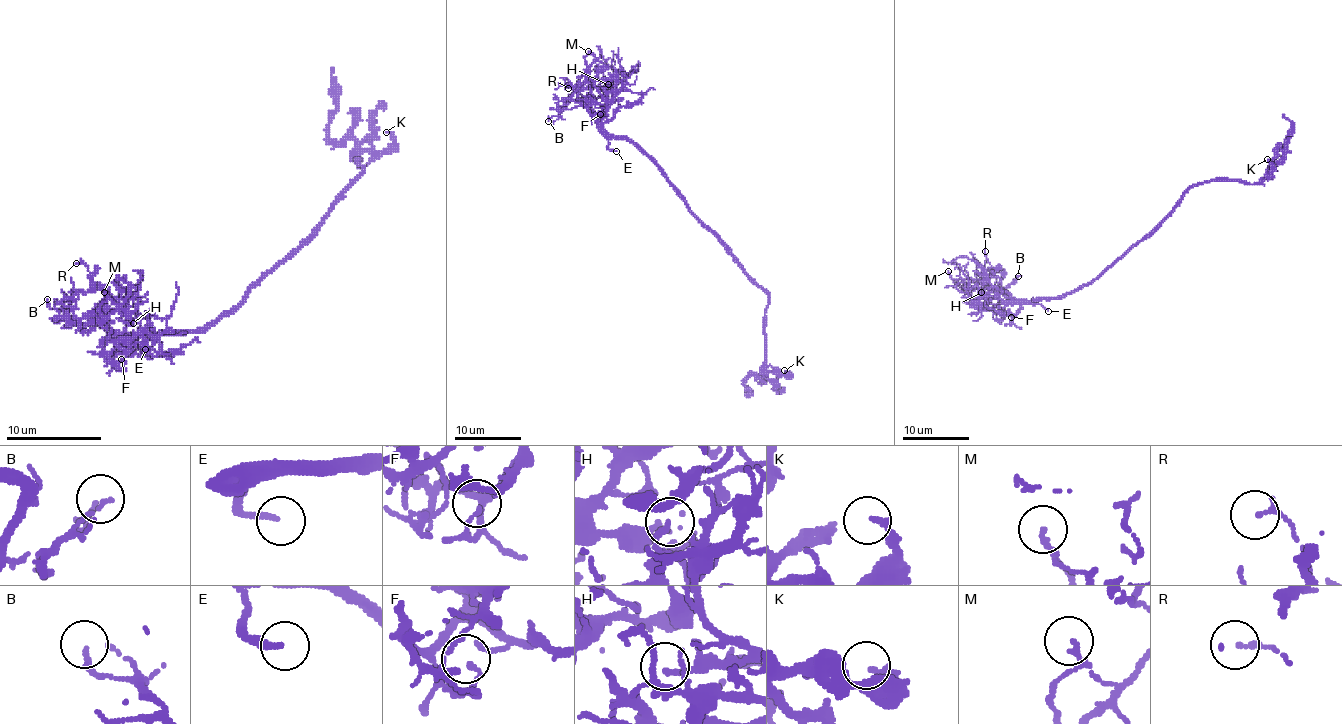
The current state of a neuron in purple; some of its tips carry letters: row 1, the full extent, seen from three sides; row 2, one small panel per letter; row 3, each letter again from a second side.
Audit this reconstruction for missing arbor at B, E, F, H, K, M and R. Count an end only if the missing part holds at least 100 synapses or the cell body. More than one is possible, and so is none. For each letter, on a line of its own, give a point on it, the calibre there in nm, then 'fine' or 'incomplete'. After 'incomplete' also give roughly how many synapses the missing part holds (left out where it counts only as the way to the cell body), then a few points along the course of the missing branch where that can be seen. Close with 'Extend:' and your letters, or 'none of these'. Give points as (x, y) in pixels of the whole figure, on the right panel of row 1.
B: at (1018, 276); 150 nm thick; fine
E: at (1048, 311); 200 nm thick; incomplete; missing branch runs (1048, 311), (1063, 317), (1088, 304), (1178, 214), (1198, 207), (1287, 217), (1334, 207)
F: at (1011, 317); 110 nm thick; fine
H: at (981, 292); 170 nm thick; fine
K: at (1267, 159); 170 nm thick; fine
M: at (948, 271); 110 nm thick; fine
R: at (985, 251); 160 nm thick; fine
Extend: E

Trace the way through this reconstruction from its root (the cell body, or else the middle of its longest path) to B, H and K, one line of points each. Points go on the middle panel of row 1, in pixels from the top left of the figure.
B: (708, 227), (645, 154), (630, 141), (615, 139), (588, 109), (581, 106), (563, 109), (548, 121)
H: (708, 227), (645, 154), (630, 141), (615, 139), (603, 127), (601, 112), (606, 106), (608, 84)
K: (708, 227), (768, 296), (765, 314), (766, 364), (783, 374), (789, 374), (784, 370)

